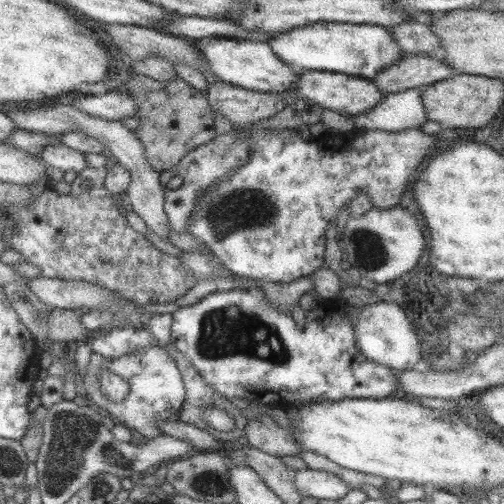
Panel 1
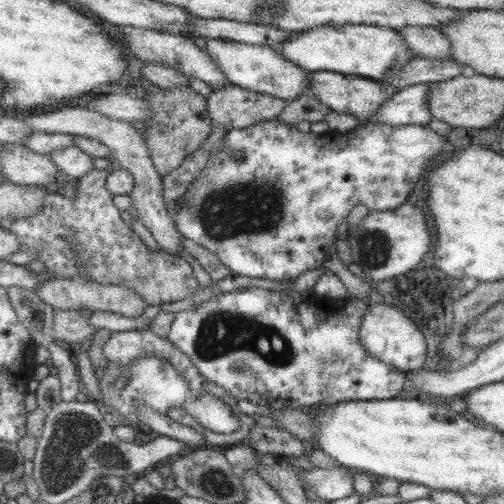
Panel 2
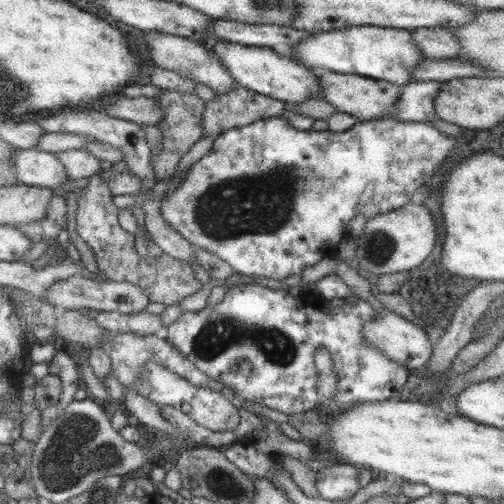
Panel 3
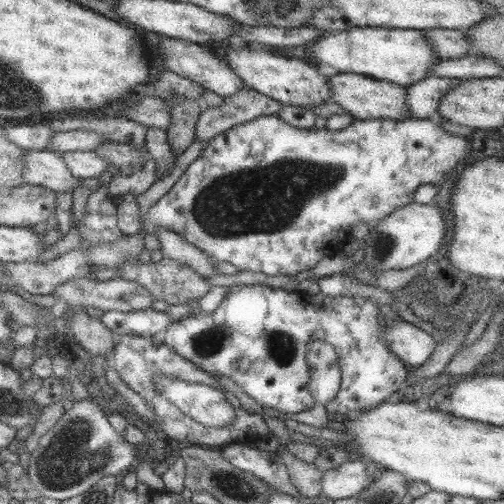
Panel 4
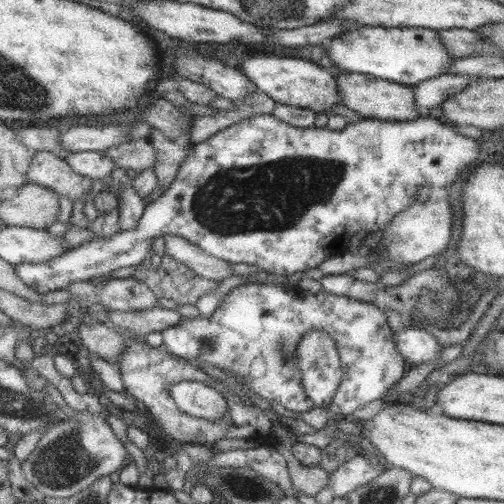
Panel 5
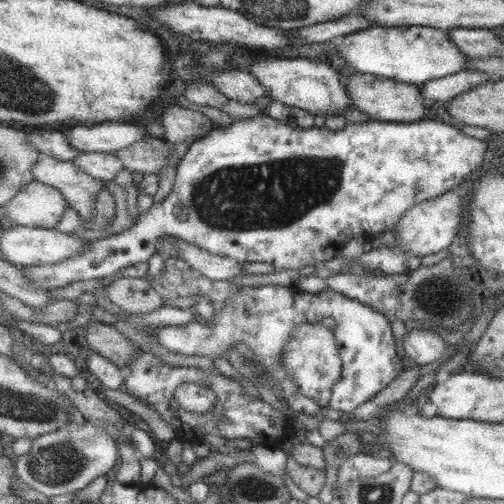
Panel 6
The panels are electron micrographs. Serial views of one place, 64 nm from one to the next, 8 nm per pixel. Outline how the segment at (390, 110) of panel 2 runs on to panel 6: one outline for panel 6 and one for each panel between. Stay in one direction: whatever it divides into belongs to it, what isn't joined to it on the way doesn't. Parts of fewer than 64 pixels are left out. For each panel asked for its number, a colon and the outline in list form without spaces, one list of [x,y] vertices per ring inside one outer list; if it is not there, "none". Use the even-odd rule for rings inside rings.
3: [[[423,80],[423,82],[411,82],[405,88],[401,88],[401,96],[393,108],[393,120],[397,122],[435,122],[433,112],[433,100],[439,94],[443,82],[435,80]]]
4: [[[427,76],[415,84],[411,84],[407,90],[407,120],[423,120],[429,116],[437,116],[437,104],[443,98],[445,92],[451,92],[457,88],[459,80],[453,78],[437,78]]]
5: [[[443,74],[443,76],[431,78],[431,80],[425,80],[417,86],[413,86],[413,90],[415,90],[413,104],[419,112],[419,118],[437,110],[441,106],[441,102],[445,102],[449,96],[461,92],[465,86],[469,86],[469,82],[475,82],[475,80],[471,80],[463,74],[455,74],[455,76]]]
6: [[[459,70],[457,74],[431,80],[423,86],[419,86],[419,94],[423,96],[423,104],[433,106],[435,102],[447,104],[451,98],[455,98],[461,92],[469,92],[471,88],[477,88],[489,80],[495,80],[493,76],[487,76],[477,70]]]

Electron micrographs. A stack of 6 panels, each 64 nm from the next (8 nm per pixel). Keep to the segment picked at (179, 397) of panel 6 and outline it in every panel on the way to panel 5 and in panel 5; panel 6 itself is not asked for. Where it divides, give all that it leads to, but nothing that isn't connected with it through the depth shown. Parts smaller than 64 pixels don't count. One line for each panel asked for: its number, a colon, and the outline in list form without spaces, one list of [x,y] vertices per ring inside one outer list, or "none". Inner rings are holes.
5: [[[177,382],[171,386],[171,398],[183,414],[189,414],[197,420],[215,422],[225,416],[227,402],[223,394],[203,382]]]

